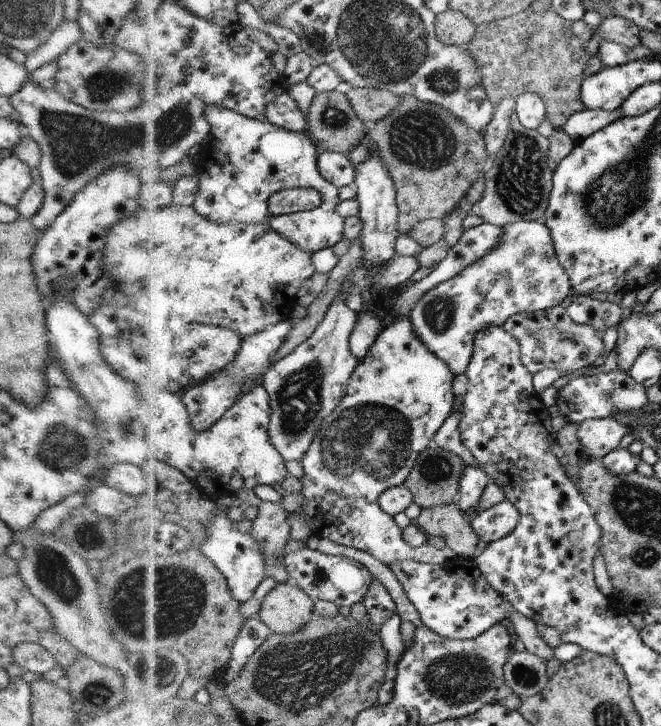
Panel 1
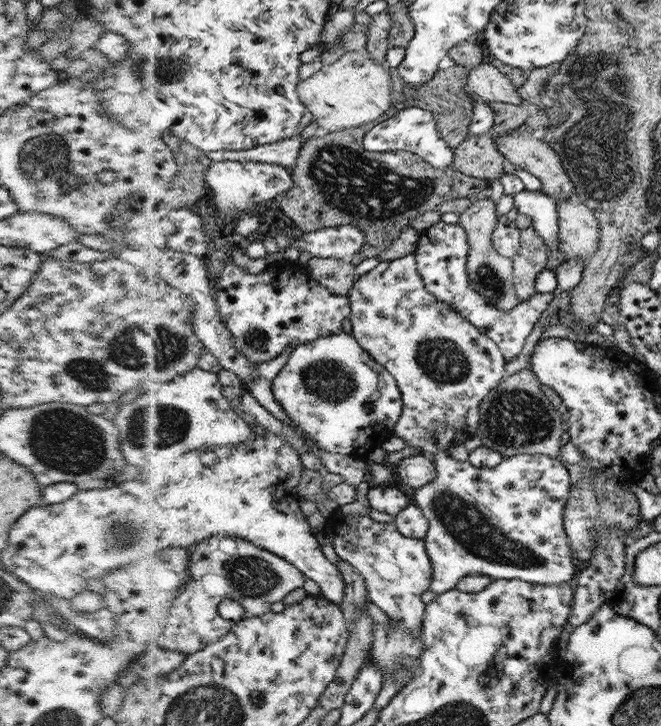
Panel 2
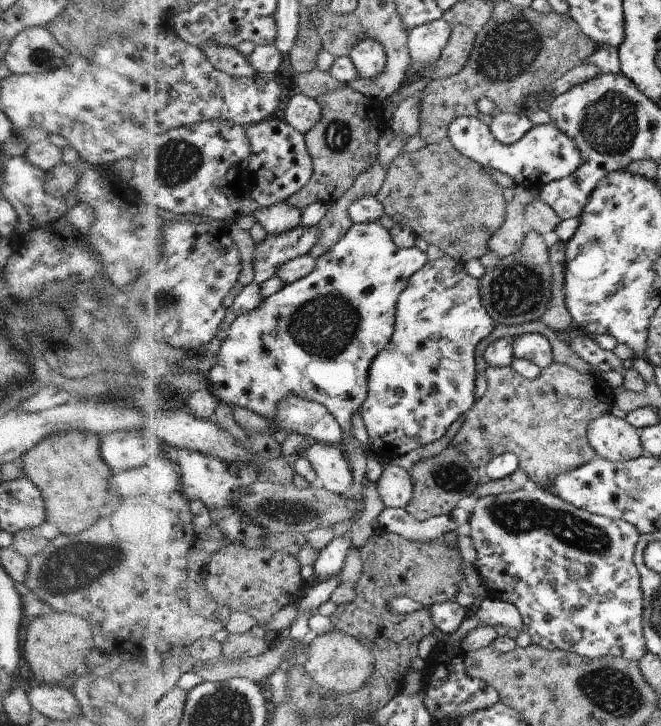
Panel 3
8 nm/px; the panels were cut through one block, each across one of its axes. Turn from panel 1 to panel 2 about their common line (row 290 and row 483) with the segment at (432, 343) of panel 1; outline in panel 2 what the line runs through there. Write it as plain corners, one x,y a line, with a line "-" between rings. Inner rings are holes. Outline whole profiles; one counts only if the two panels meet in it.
414,254
406,255
396,258
391,261
381,262
377,267
371,271
363,274
357,279
354,288
349,294
353,302
353,313
351,314
351,322
353,324
353,335
362,343
370,354
382,363
394,375
398,390
402,397
402,412
400,418
394,425
394,434
398,438
405,440
408,446
415,446
421,450
422,455
430,456
438,470
436,480
429,482
428,485
421,486
413,491
412,503
415,504
428,519
429,527
423,541
426,543
426,549
430,554
433,565
433,581
430,586
430,591
440,596
449,593
451,589
455,589
462,578
470,574
482,574
490,577
492,580
515,580
519,579
530,584
562,584
570,583
576,574
576,566
572,562
572,550
569,547
569,542
566,542
566,531
563,523
564,504
568,500
568,470
564,468
564,464
557,459
552,459
544,454
536,455
518,455
505,460
500,465
494,468
475,467
473,463
468,461
458,461
450,456
448,450
452,446
462,445
465,440
476,434
478,425
481,424
481,402
489,392
496,386
500,385
500,380
507,376
506,359
502,357
502,353
498,346
484,333
478,330
468,319
465,319
461,314
458,314
452,305
439,300
428,288
425,286
425,281
421,277
421,273
417,270
417,259

